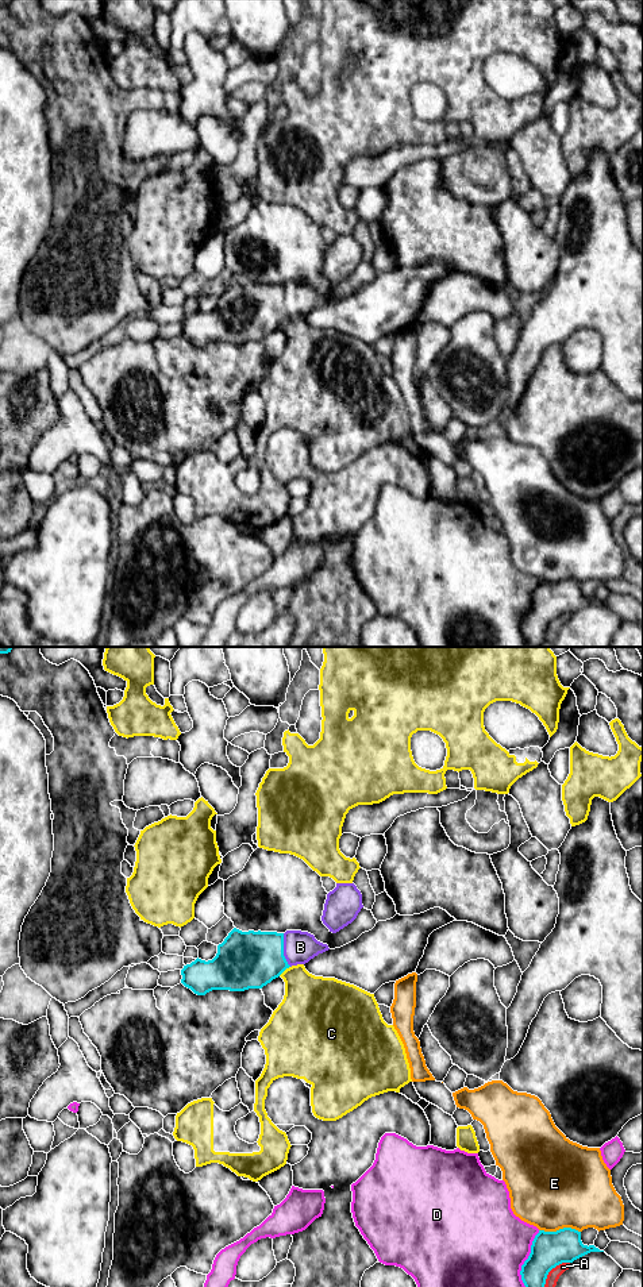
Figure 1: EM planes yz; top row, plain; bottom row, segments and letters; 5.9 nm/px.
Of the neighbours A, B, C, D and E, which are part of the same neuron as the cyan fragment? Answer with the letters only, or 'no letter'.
B

